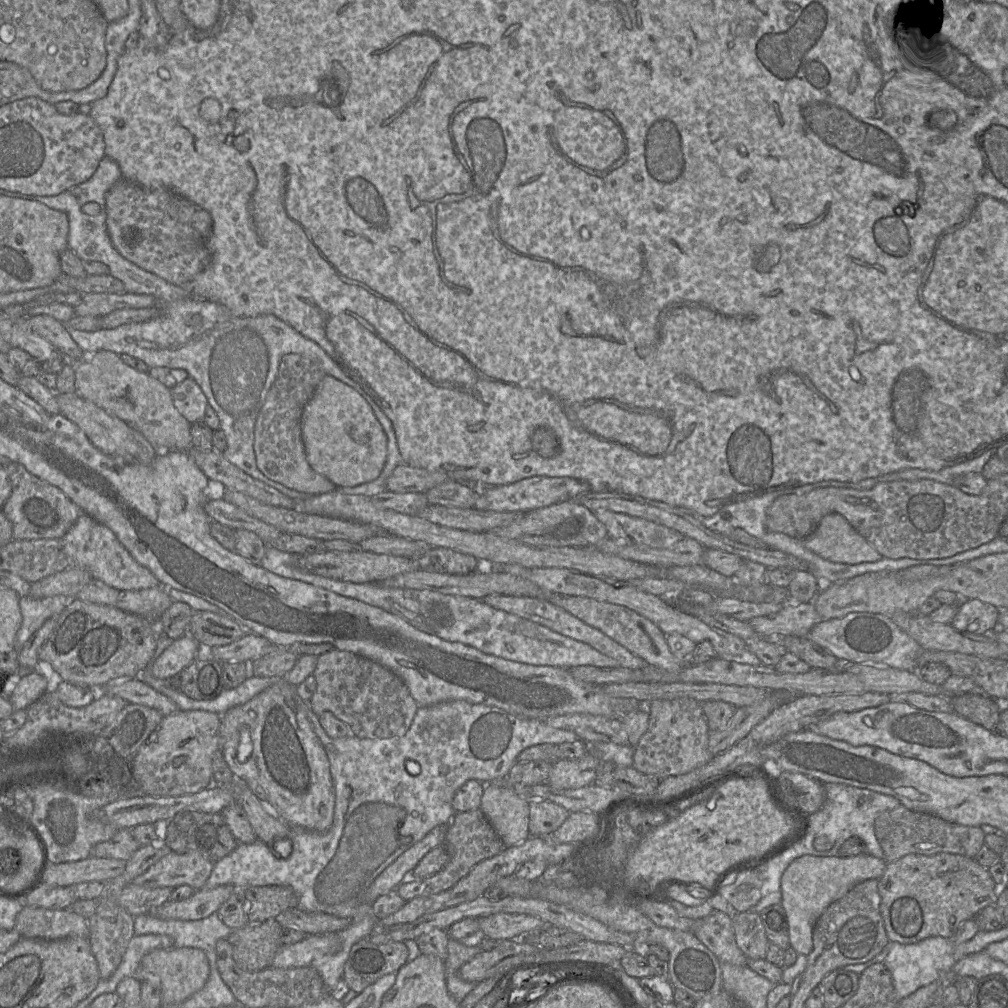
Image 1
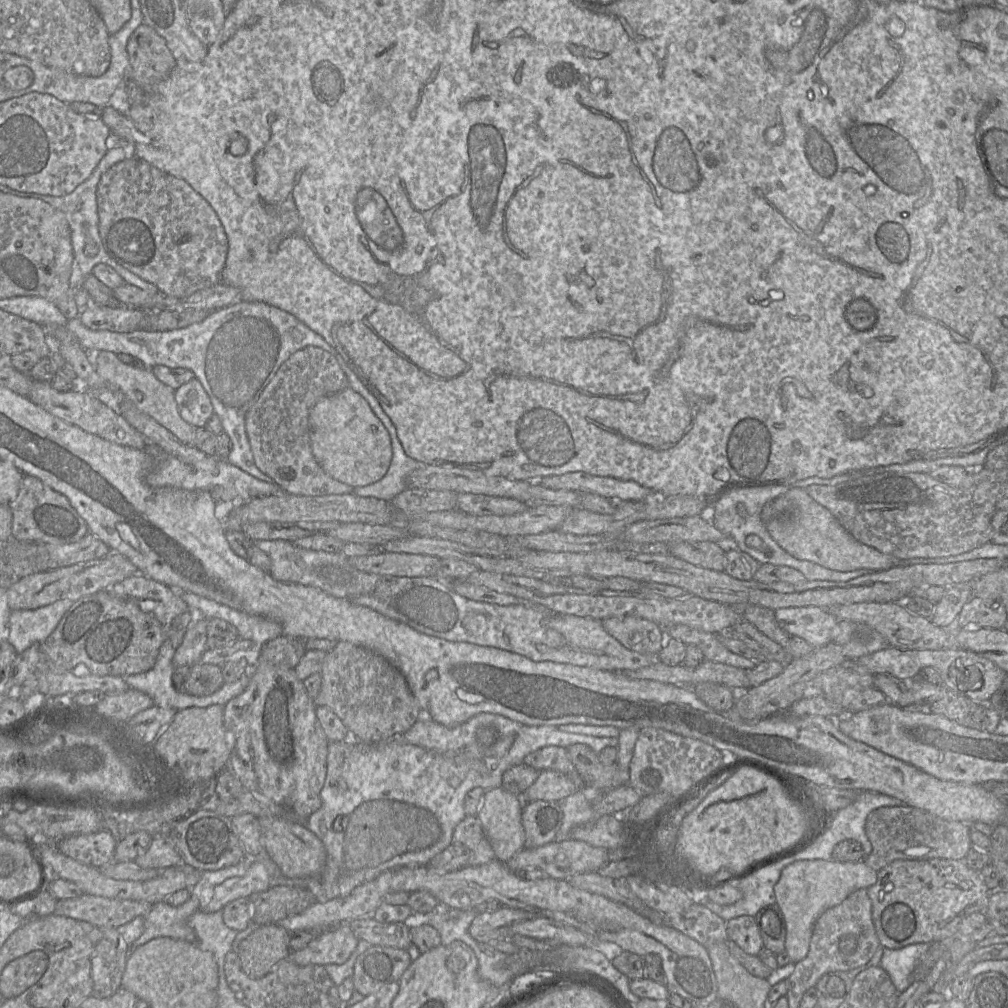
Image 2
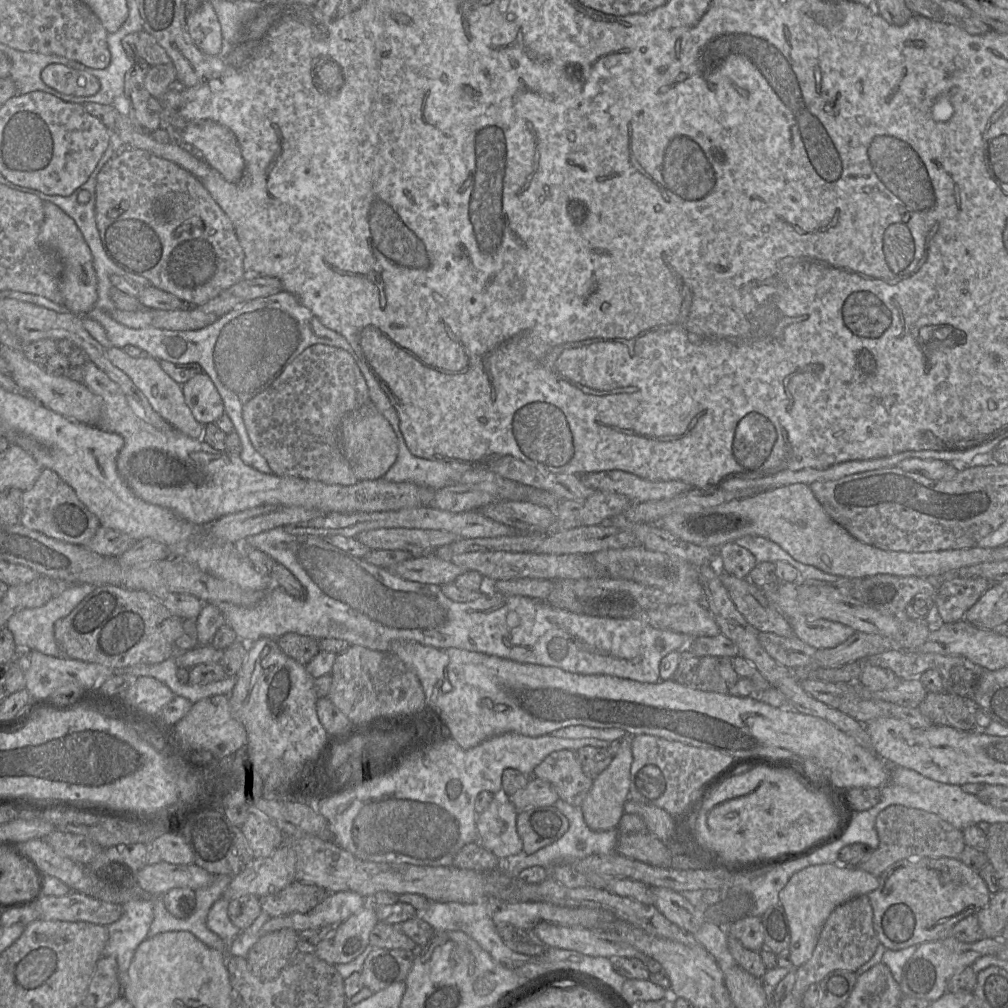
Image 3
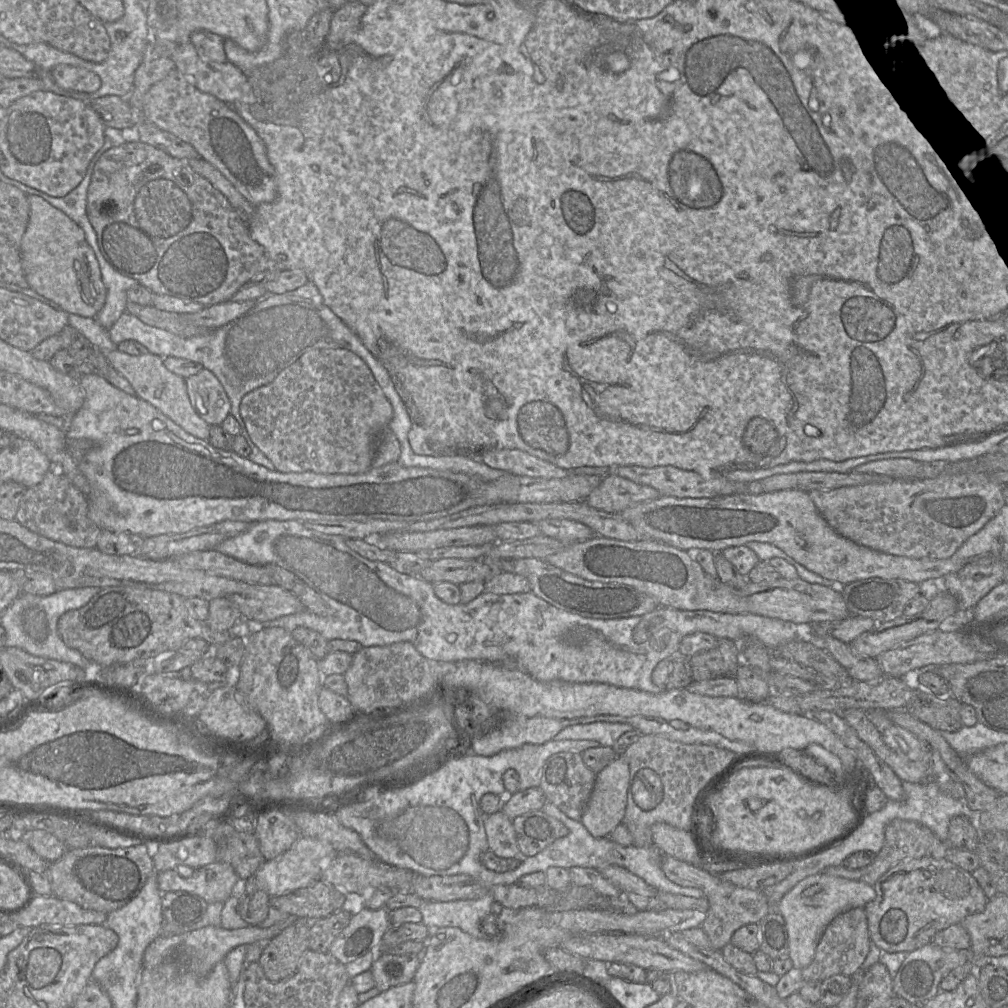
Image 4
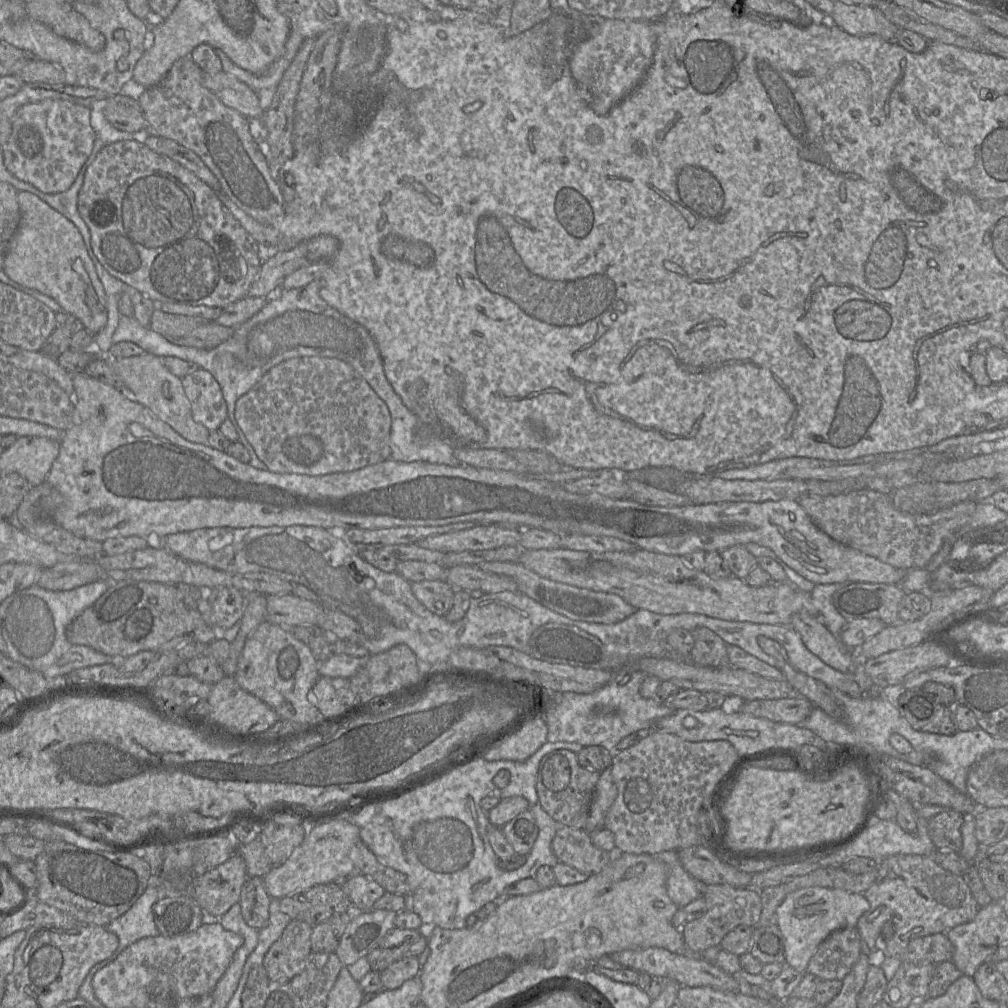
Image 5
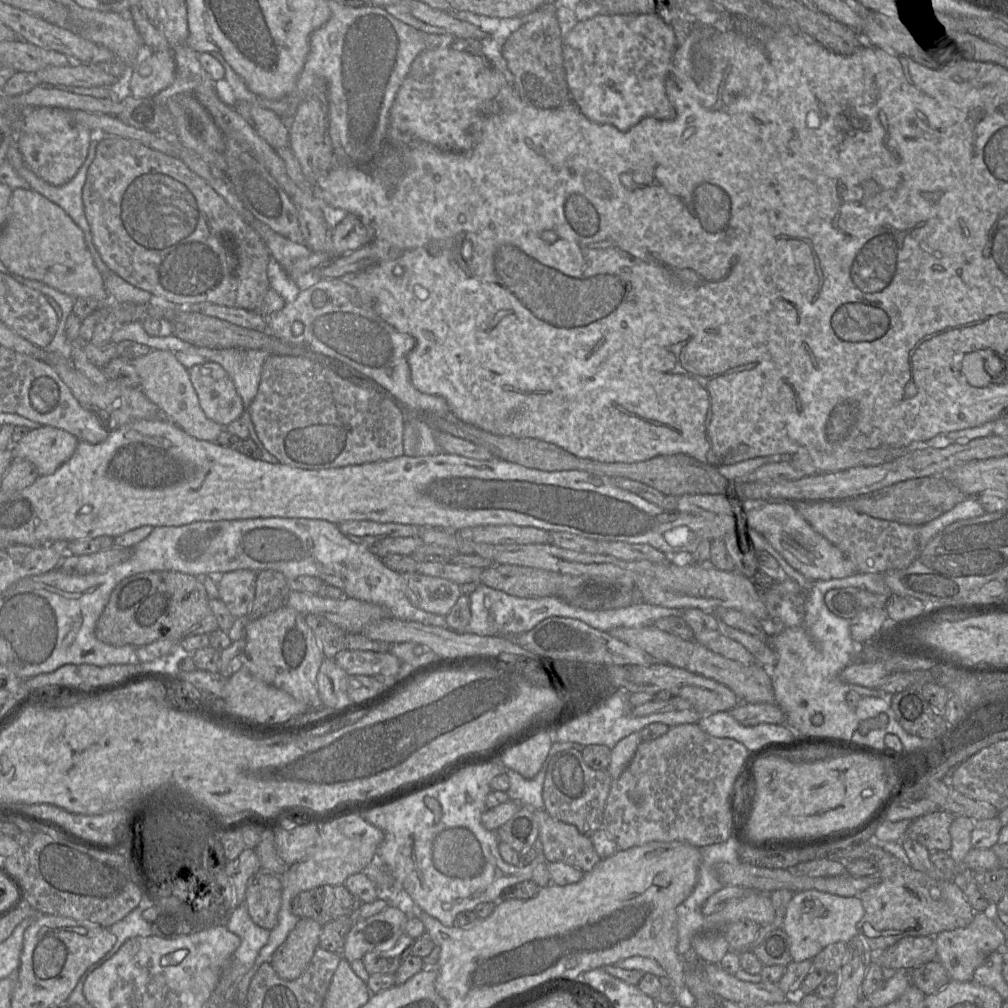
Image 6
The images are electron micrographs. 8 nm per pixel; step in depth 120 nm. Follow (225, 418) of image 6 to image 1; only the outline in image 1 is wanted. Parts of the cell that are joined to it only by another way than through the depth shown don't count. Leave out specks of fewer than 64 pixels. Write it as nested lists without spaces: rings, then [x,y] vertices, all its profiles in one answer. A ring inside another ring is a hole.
[[[187,378],[171,389],[173,405],[190,423],[204,419],[208,401],[200,386],[192,378]]]

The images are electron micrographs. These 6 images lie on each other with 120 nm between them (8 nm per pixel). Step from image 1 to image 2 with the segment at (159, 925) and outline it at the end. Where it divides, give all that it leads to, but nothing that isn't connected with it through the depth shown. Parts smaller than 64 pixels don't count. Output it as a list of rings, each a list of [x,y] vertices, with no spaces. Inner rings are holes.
[[[222,910],[210,913],[197,911],[189,917],[188,925],[197,937],[197,946],[213,954],[220,972],[227,953],[233,950],[233,941],[238,932],[225,925]]]

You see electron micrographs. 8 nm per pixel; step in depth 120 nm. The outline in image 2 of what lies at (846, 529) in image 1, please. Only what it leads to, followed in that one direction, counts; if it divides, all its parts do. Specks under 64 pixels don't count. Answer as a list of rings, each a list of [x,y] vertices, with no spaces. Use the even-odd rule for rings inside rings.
[[[791,488],[782,496],[789,504],[787,514],[768,521],[765,526],[772,538],[793,557],[841,572],[858,569],[884,571],[897,566],[901,561],[856,540],[835,516],[812,499],[805,489]]]

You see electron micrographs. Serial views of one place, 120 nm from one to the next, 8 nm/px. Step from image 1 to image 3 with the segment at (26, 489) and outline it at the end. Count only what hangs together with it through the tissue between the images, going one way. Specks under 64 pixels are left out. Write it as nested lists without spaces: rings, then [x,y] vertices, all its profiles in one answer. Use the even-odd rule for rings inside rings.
[[[43,469],[33,486],[22,492],[19,524],[48,537],[86,546],[100,527],[98,518],[78,499],[75,491],[51,469]]]

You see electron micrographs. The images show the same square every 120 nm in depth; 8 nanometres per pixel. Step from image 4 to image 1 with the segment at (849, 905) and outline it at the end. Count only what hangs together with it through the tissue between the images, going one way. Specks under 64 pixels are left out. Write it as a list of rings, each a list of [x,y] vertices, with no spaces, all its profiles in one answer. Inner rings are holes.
[[[867,853],[850,857],[803,855],[793,860],[781,877],[781,904],[787,916],[791,948],[808,956],[813,950],[814,925],[826,908],[856,884],[869,879],[879,880],[886,864],[884,859]]]

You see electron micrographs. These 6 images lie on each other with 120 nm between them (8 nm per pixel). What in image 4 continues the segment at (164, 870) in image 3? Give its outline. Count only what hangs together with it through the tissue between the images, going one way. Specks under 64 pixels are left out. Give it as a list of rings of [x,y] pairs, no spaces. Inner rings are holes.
[[[213,862],[200,868],[178,866],[157,873],[161,893],[182,891],[195,894],[207,903],[225,902],[234,894],[239,877],[225,862]]]

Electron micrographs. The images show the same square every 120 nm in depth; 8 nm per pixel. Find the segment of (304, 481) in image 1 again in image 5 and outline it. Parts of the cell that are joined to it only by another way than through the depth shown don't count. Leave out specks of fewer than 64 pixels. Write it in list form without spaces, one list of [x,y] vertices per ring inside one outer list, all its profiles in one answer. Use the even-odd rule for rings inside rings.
[[[297,357],[273,366],[237,400],[235,418],[257,456],[272,472],[319,476],[391,459],[388,406],[351,365],[337,358]]]

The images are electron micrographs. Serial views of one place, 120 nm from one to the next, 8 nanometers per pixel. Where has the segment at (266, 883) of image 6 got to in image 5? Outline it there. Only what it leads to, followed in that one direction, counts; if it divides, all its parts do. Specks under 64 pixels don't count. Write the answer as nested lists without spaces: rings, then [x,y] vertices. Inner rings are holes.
[[[247,877],[239,898],[242,917],[255,929],[262,929],[269,922],[271,897],[264,886],[263,877]]]

